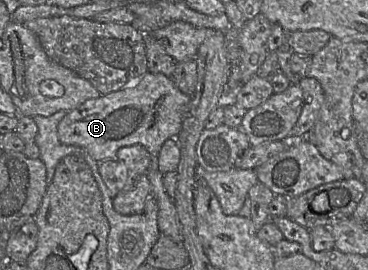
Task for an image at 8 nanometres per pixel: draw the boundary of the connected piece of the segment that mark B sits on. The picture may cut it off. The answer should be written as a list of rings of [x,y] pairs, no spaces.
[[[149,71],[115,92],[89,99],[68,111],[57,128],[59,140],[63,144],[84,148],[97,162],[116,159],[121,147],[144,146],[152,155],[152,166],[146,176],[158,205],[158,229],[161,234],[179,243],[182,242],[182,233],[176,204],[164,187],[163,174],[158,170],[157,155],[166,140],[176,138],[179,134],[183,108],[190,99],[191,96],[181,92],[169,77]]]

